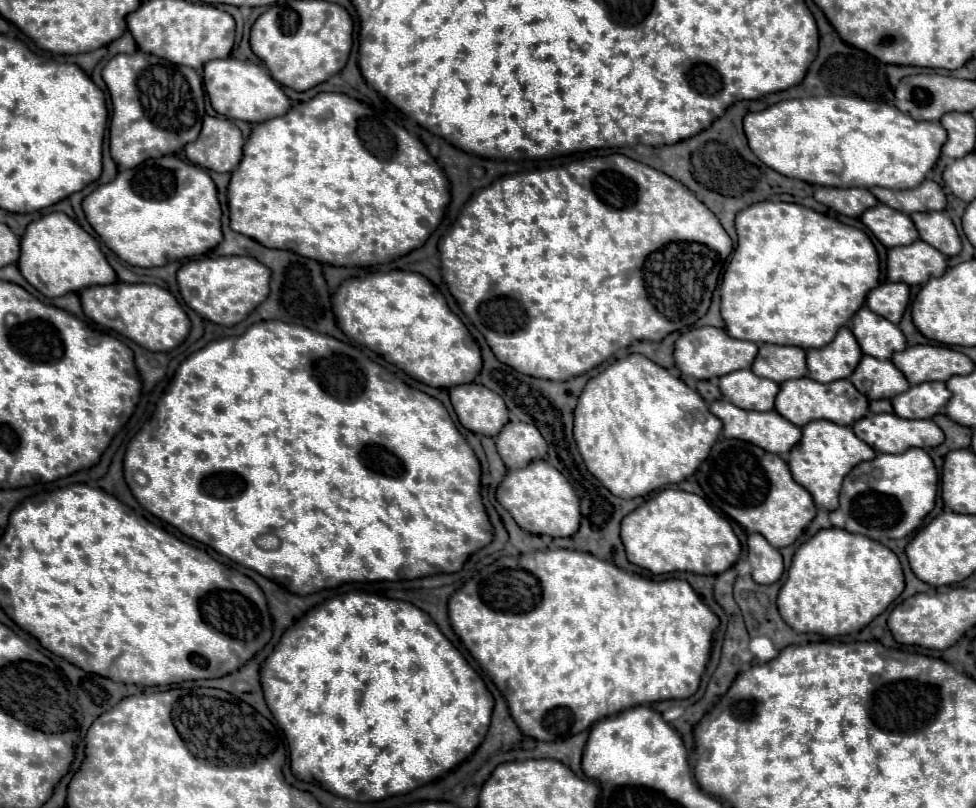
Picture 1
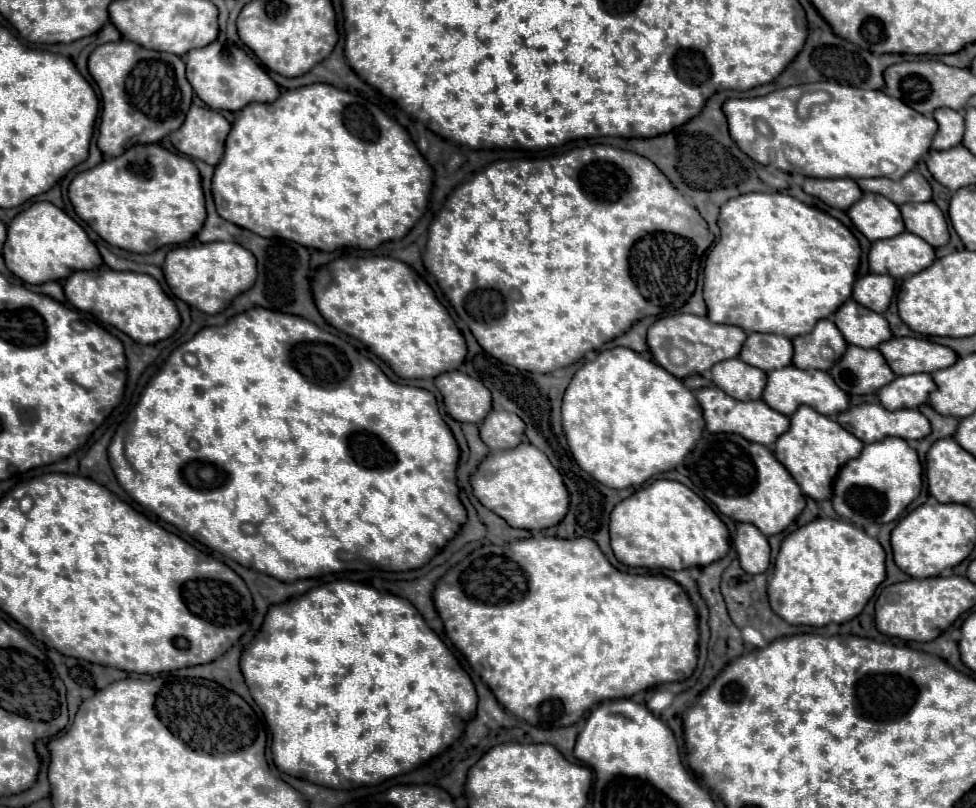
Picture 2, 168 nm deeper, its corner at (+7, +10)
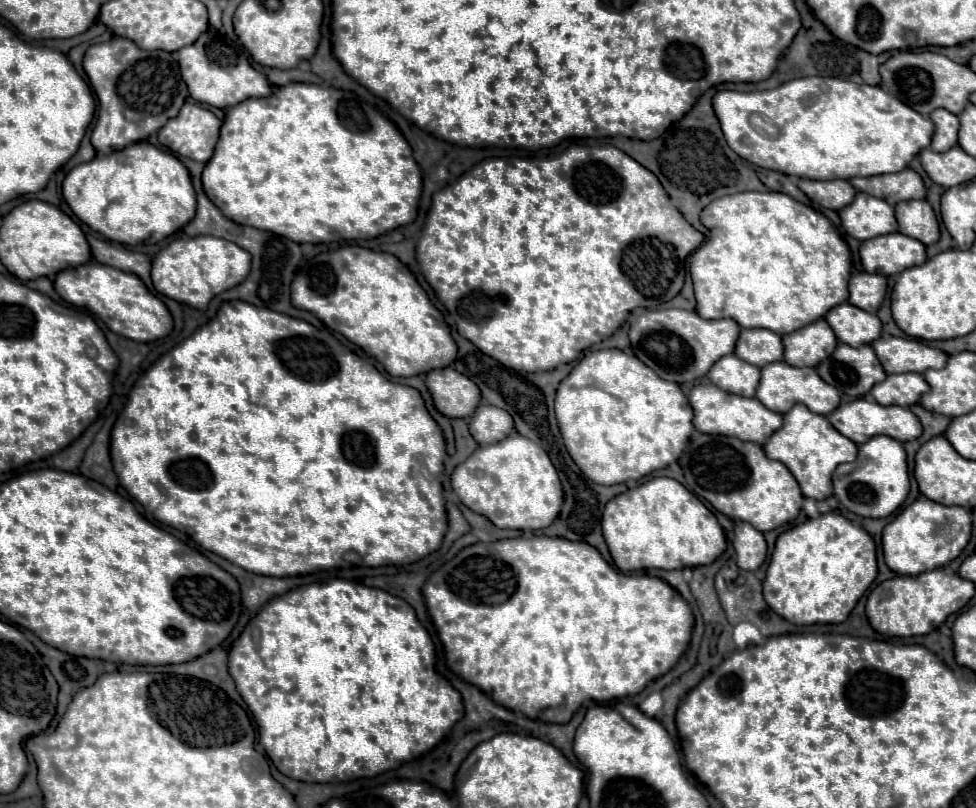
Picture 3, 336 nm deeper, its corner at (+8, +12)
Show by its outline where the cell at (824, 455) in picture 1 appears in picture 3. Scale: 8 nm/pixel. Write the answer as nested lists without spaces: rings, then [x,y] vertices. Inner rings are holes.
[[[793,406],[783,416],[783,426],[781,430],[773,432],[769,442],[763,446],[765,454],[773,460],[783,462],[795,480],[801,486],[803,496],[815,498],[815,500],[825,500],[833,494],[833,484],[831,484],[831,474],[841,462],[853,462],[857,458],[857,446],[843,434],[839,434],[825,416],[813,414],[807,406]]]

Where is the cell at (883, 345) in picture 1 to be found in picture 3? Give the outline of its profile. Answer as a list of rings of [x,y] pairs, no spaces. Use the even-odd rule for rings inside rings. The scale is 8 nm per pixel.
[[[847,302],[829,310],[825,320],[837,334],[837,340],[849,346],[871,344],[881,334],[881,320],[875,314],[869,314]]]

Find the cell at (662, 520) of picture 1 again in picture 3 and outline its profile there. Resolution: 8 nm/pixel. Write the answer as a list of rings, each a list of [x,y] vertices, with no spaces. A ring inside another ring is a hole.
[[[651,478],[645,484],[611,498],[601,518],[603,538],[615,566],[623,572],[641,568],[693,568],[711,564],[727,546],[715,514],[673,478]]]

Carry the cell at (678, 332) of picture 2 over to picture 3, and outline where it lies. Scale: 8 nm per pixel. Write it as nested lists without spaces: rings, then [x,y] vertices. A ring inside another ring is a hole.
[[[643,310],[631,320],[629,342],[633,354],[645,362],[655,374],[669,382],[685,384],[697,380],[709,372],[709,368],[723,356],[735,350],[739,336],[739,324],[731,318],[705,320],[697,312],[687,310]]]

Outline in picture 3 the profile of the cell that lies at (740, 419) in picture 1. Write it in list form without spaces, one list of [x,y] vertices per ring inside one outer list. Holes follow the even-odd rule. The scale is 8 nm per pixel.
[[[697,384],[691,394],[689,402],[693,406],[695,430],[703,434],[721,434],[721,436],[735,436],[747,442],[765,444],[767,438],[783,426],[783,416],[777,412],[767,410],[757,398],[745,398],[737,394],[727,394],[713,384]]]

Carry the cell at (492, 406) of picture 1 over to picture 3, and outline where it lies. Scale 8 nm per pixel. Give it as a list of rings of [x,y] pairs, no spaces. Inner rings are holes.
[[[453,368],[427,372],[425,384],[433,396],[435,408],[449,418],[469,418],[481,400],[479,388]]]

